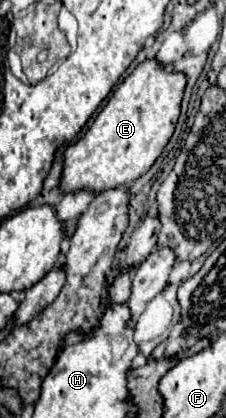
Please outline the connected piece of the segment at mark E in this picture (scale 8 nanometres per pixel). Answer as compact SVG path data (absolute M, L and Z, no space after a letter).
M157 60L141 62L113 92L105 108L97 114L89 130L75 146L63 152L63 172L59 188L63 192L103 192L131 186L143 176L163 152L173 136L185 88L185 74L167 74Z

